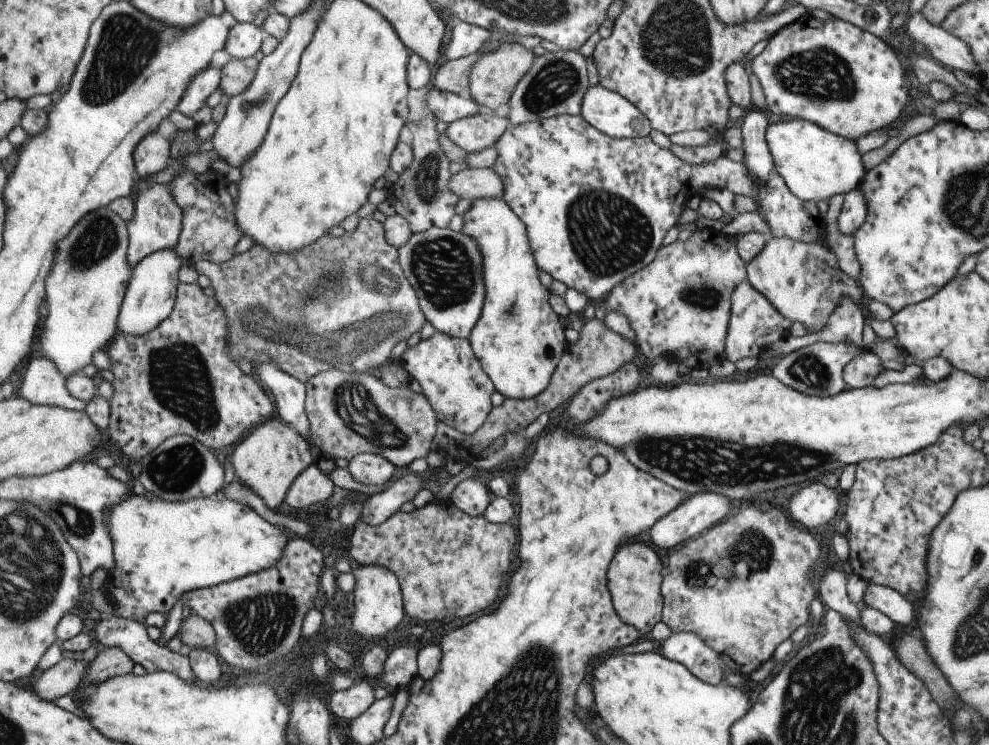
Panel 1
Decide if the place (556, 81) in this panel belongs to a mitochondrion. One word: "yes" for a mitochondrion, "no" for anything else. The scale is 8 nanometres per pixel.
yes

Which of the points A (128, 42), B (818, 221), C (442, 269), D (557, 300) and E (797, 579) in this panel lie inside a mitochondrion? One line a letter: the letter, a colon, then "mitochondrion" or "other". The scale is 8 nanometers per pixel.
A: mitochondrion
B: other
C: mitochondrion
D: other
E: other

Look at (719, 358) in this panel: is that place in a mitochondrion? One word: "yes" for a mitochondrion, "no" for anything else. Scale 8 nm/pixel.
no

